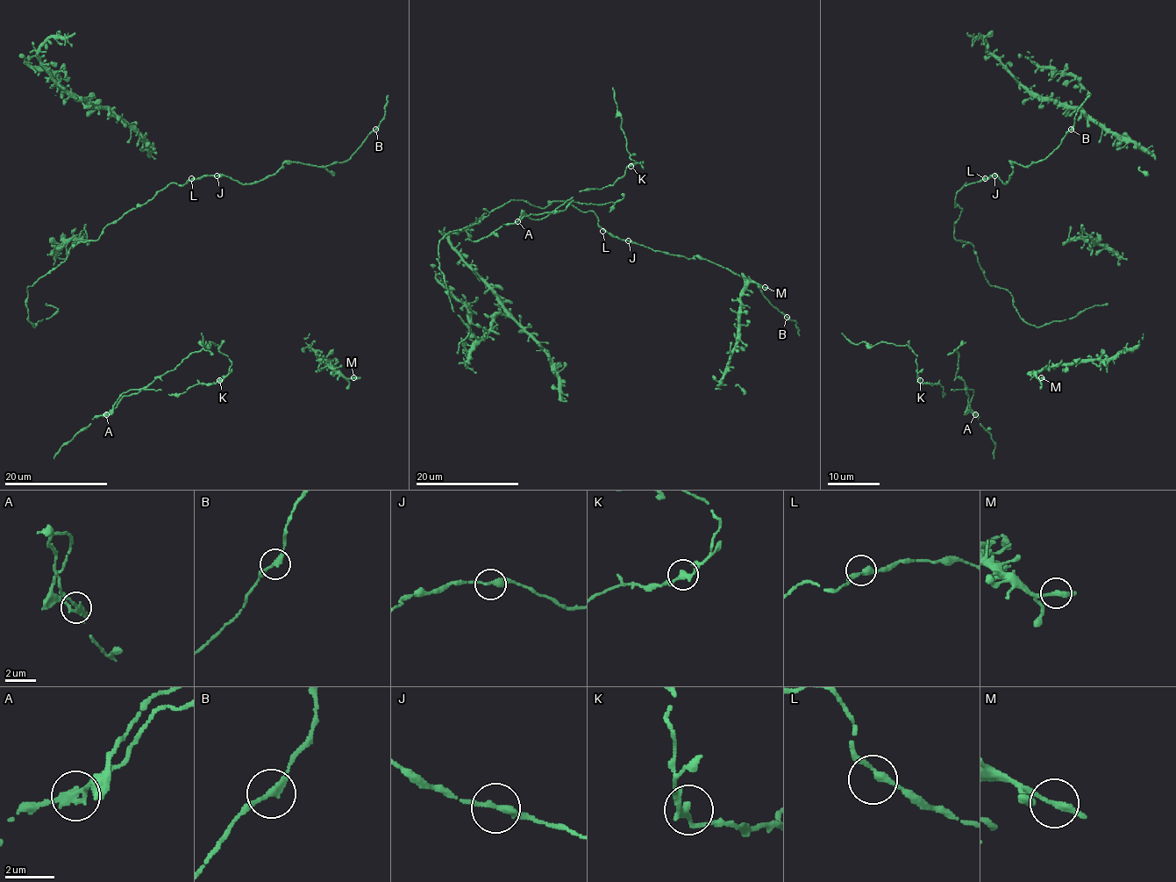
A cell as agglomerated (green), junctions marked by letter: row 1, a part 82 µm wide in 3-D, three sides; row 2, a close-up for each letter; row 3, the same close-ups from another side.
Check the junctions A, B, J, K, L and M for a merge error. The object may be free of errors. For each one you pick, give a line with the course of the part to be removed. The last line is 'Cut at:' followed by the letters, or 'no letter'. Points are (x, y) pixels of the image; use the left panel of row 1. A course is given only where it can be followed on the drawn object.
A: foreign part runs (105, 413), (124, 396), (138, 393), (160, 375), (174, 369), (195, 352), (208, 349), (210, 354)
Cut at: A

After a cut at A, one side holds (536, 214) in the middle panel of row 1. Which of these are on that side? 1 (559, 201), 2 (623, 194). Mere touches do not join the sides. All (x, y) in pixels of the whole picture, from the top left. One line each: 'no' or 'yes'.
1: no
2: yes

